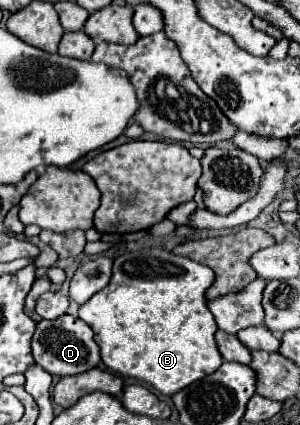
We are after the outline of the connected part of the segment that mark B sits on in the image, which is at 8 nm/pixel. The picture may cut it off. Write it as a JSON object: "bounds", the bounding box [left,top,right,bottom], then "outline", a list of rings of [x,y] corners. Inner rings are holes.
{"bounds":[80,248,222,396],"outline":[[[160,248],[122,254],[114,260],[114,276],[110,284],[80,306],[80,318],[88,322],[90,328],[94,330],[96,344],[102,350],[102,362],[110,372],[126,374],[136,380],[148,382],[158,392],[172,396],[182,388],[190,386],[192,382],[212,374],[222,364],[222,356],[214,340],[214,332],[218,330],[218,326],[214,322],[212,312],[206,306],[206,296],[204,296],[204,292],[210,288],[212,282],[214,282],[214,272],[208,266],[194,262],[186,256],[176,256]],[[110,312],[118,312],[120,316],[106,318],[106,314]]]}

